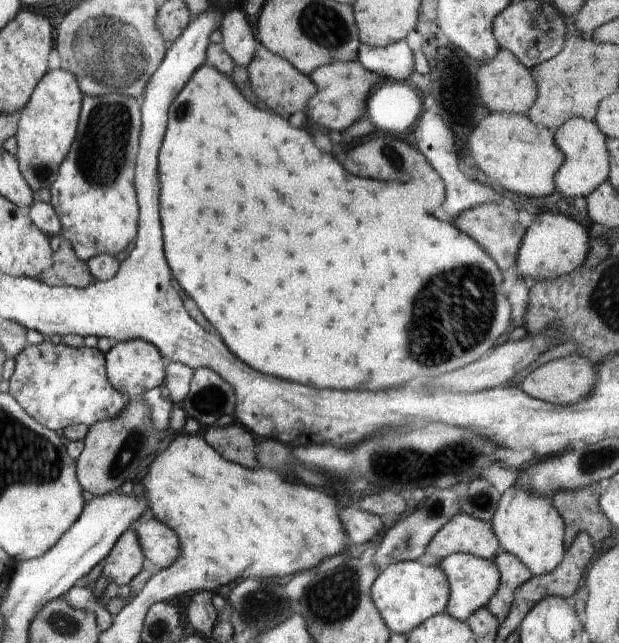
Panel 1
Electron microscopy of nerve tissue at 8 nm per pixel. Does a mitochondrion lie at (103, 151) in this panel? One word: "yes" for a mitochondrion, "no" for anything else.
yes

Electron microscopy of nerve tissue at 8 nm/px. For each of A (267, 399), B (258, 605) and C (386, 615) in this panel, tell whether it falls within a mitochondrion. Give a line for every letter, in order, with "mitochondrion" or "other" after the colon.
A: other
B: mitochondrion
C: other

